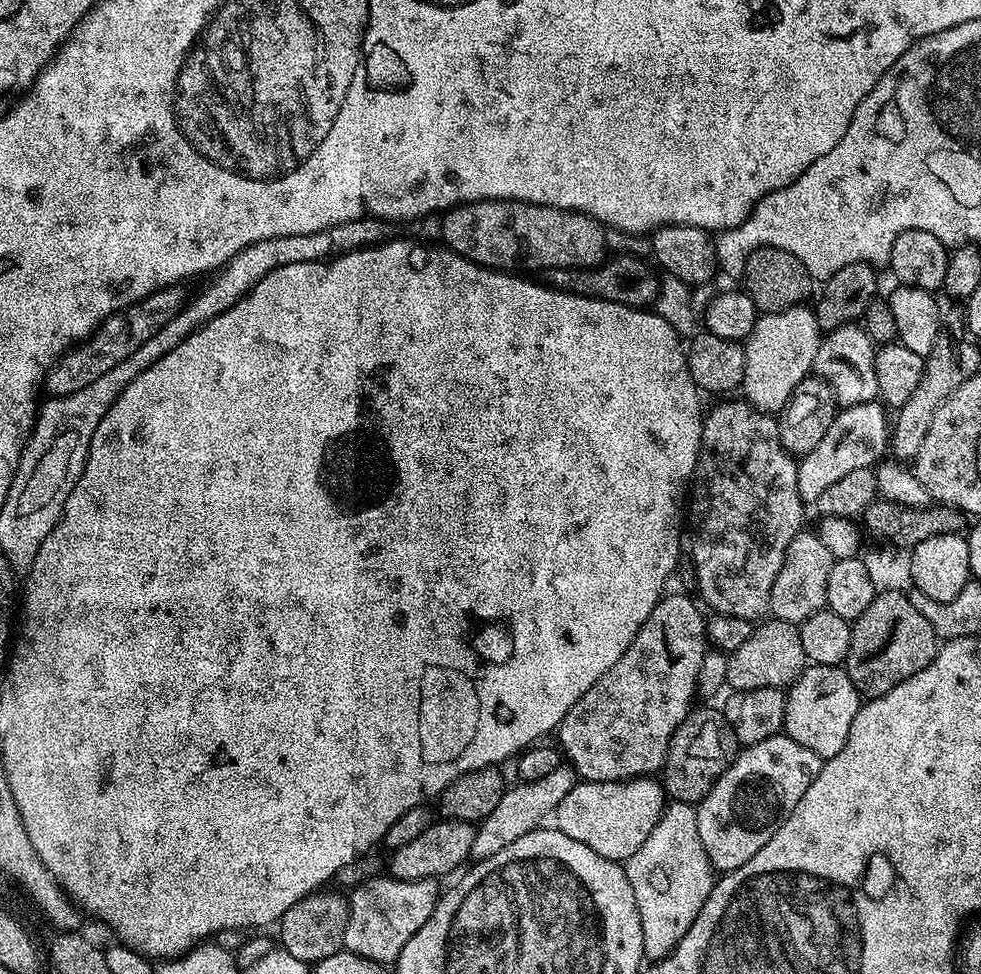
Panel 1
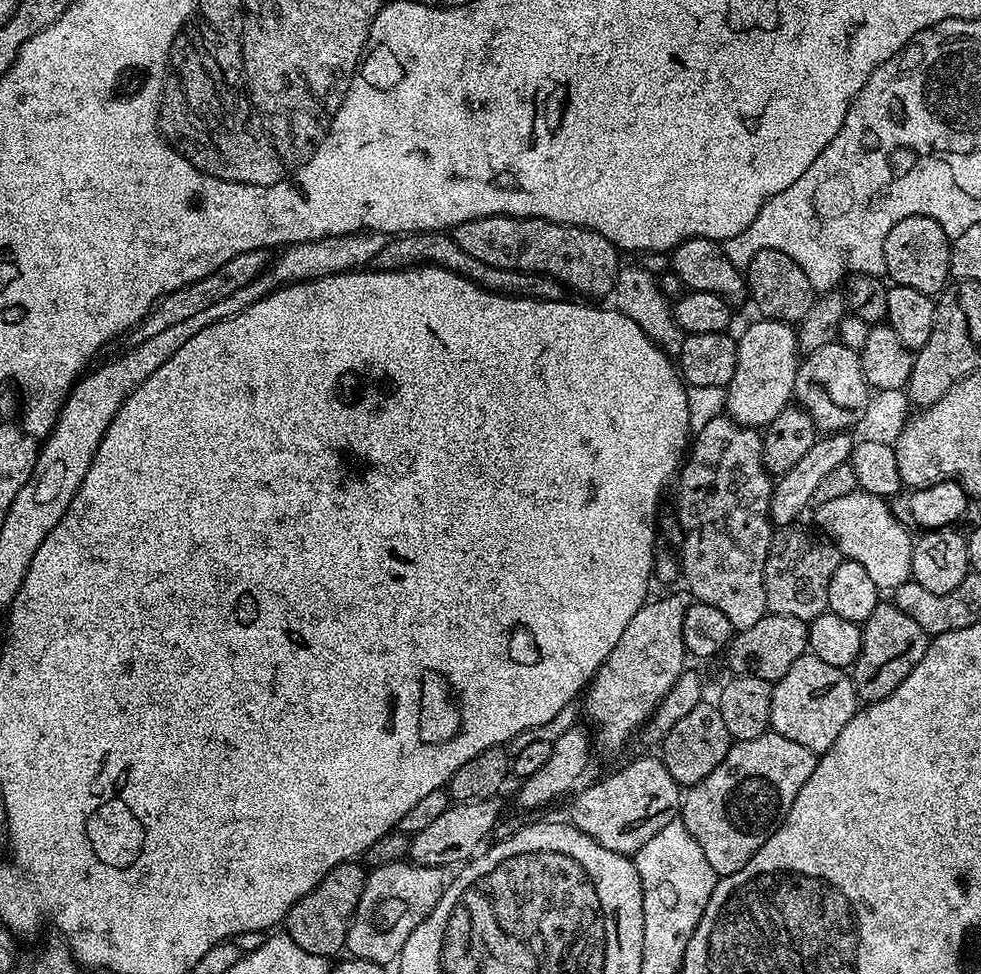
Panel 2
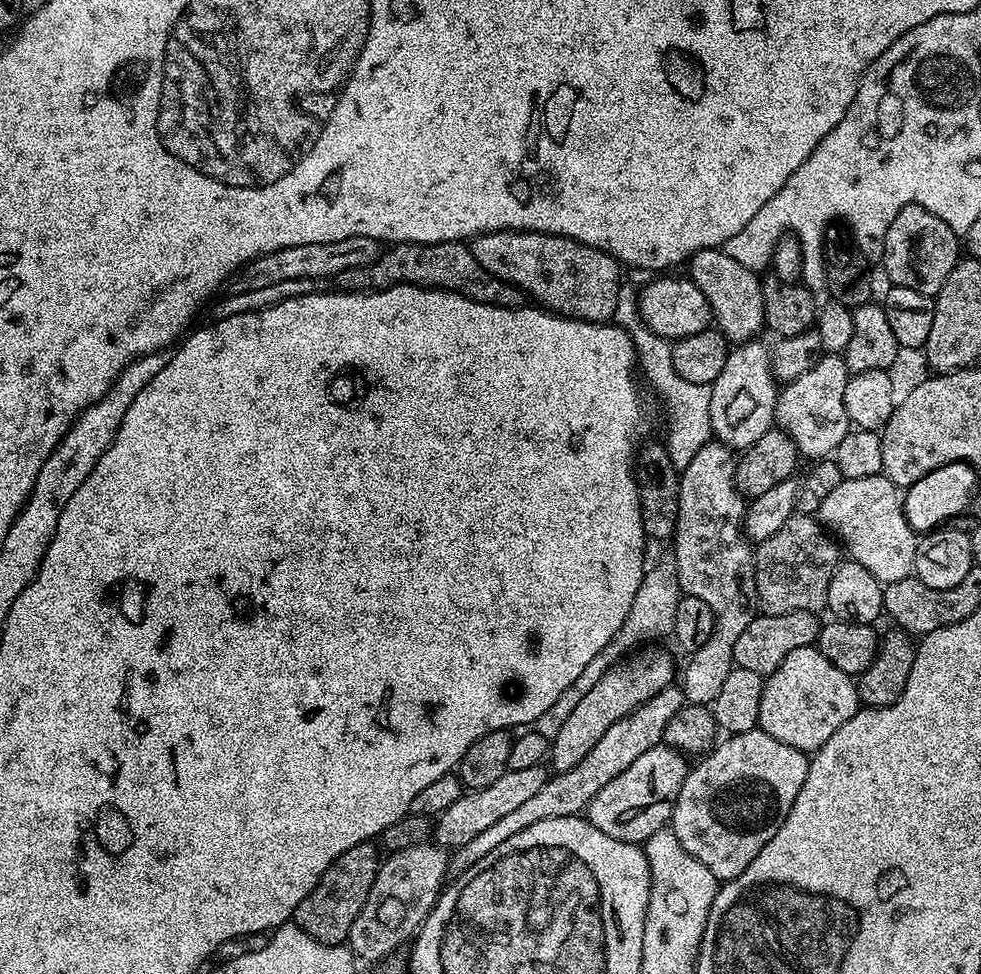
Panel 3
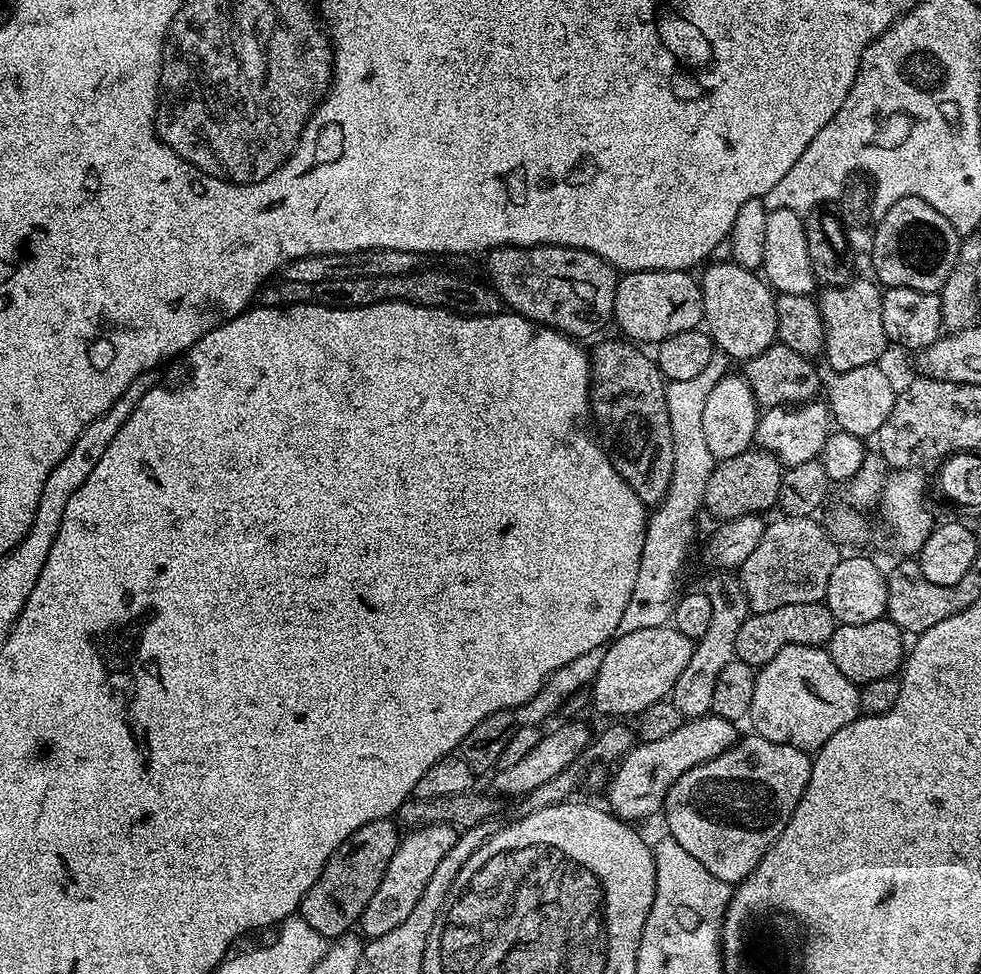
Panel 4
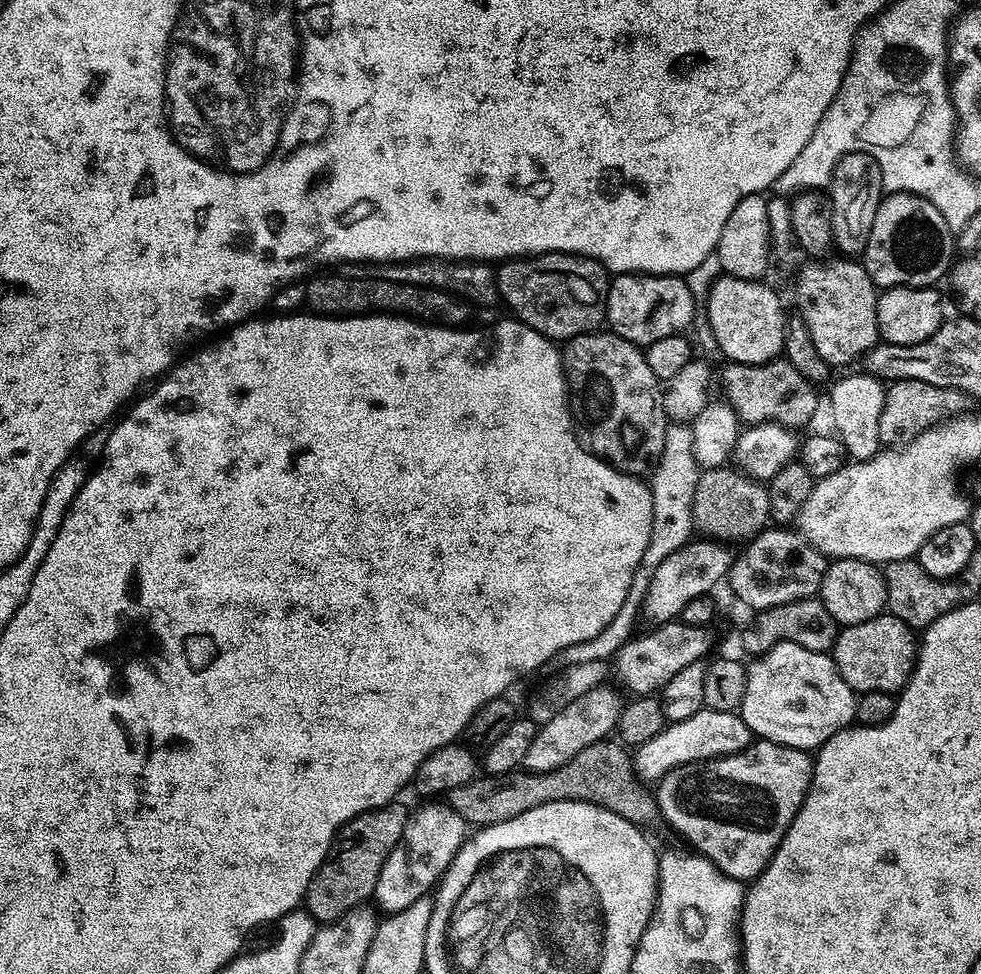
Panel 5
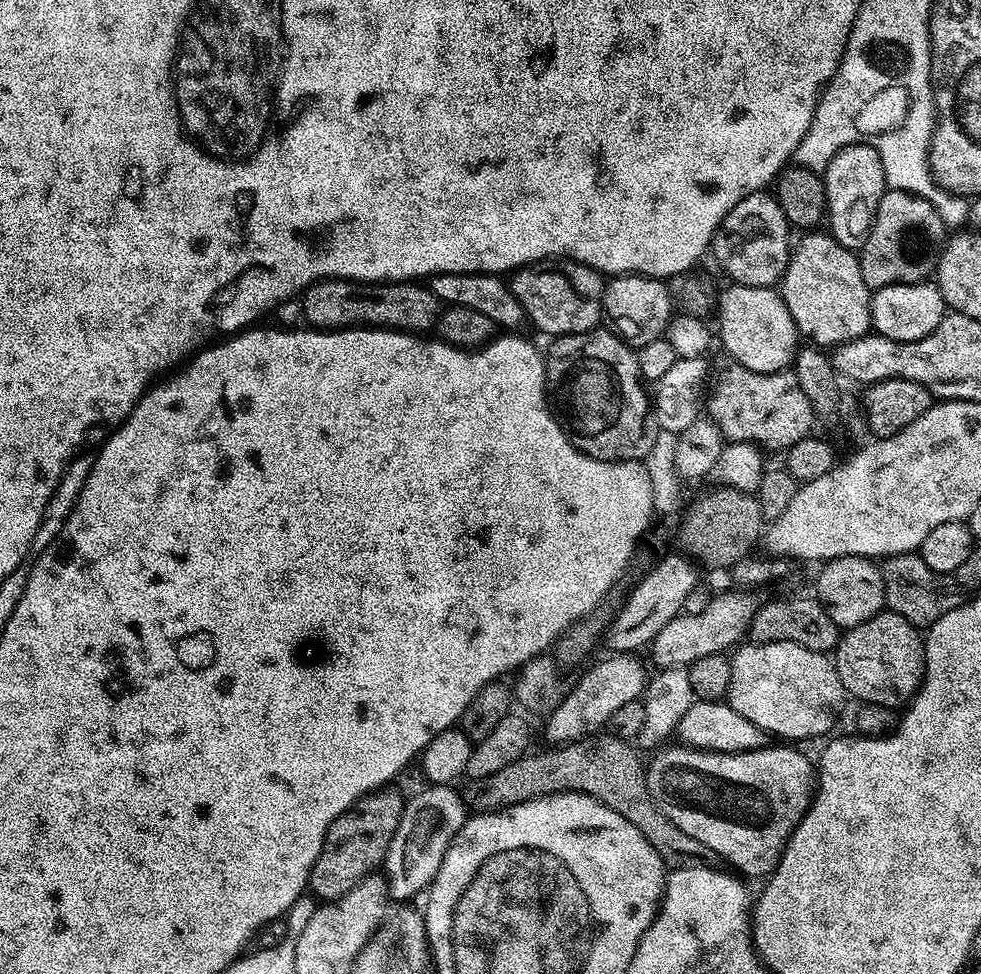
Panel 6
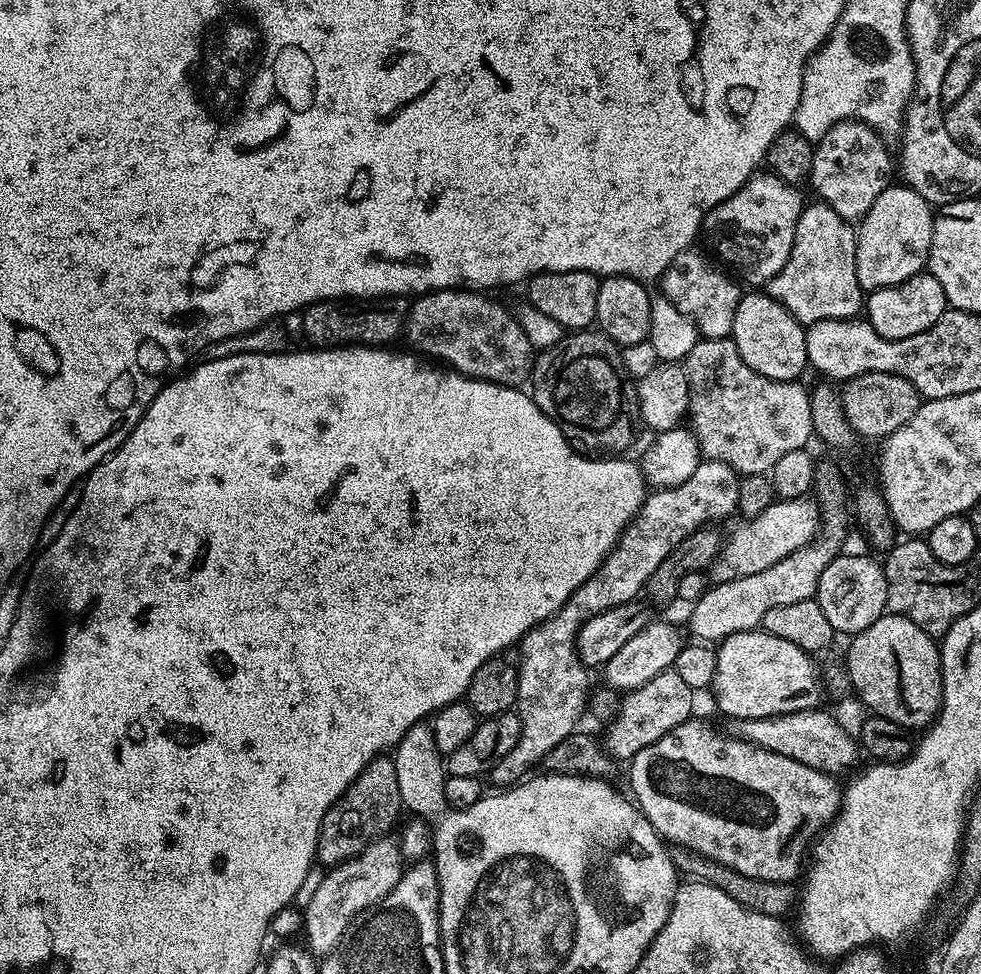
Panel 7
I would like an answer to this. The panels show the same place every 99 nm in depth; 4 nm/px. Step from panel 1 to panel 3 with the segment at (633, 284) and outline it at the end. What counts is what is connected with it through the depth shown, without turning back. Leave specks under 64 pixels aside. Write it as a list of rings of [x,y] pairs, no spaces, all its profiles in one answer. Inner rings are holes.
[[[458,240],[433,244],[392,244],[381,251],[378,262],[358,266],[355,270],[342,270],[334,277],[337,292],[380,292],[399,284],[440,288],[444,292],[462,294],[474,302],[499,308],[523,308],[526,304],[526,293],[521,288],[490,274],[490,270],[485,270],[478,263],[478,258],[474,258],[471,247]]]

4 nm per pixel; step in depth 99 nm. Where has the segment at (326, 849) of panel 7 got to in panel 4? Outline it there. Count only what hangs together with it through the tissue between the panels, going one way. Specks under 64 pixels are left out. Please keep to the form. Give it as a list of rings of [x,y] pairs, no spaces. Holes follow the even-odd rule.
[[[392,818],[358,826],[358,830],[354,830],[354,834],[330,854],[322,874],[318,874],[318,882],[306,890],[298,909],[299,916],[326,938],[349,935],[359,925],[370,898],[374,898],[374,890],[378,890],[386,866],[390,858],[394,858],[394,850],[398,850],[401,839],[401,829]]]

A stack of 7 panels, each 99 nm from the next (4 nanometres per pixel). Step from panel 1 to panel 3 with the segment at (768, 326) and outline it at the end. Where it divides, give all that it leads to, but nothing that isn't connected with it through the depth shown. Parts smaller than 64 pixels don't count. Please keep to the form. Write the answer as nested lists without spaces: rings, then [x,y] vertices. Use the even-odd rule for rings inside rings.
[[[753,338],[737,343],[728,353],[722,374],[718,374],[711,384],[709,412],[712,435],[733,450],[750,447],[774,426],[778,381],[772,374],[769,345],[762,341]]]

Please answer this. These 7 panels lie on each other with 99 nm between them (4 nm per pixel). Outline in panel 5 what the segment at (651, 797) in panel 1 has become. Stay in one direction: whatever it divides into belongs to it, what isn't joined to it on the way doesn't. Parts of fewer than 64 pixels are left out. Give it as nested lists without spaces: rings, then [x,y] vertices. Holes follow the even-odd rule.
[[[699,708],[690,718],[673,720],[650,742],[635,749],[636,775],[645,782],[659,782],[667,772],[682,764],[699,764],[701,760],[716,760],[720,756],[733,756],[753,743],[752,732],[746,726],[739,711]]]

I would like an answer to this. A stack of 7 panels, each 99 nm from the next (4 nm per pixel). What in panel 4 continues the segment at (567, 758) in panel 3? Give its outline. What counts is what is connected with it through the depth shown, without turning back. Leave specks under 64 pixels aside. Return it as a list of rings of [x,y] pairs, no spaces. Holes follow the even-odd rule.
[[[673,626],[637,630],[624,638],[612,640],[608,644],[602,666],[598,668],[596,676],[590,683],[593,706],[604,716],[614,716],[610,718],[639,717],[640,713],[646,710],[646,706],[671,697],[674,682],[678,682],[678,674],[686,670],[686,662],[690,662],[690,654],[694,654],[695,649],[696,645],[690,637],[686,637]]]

